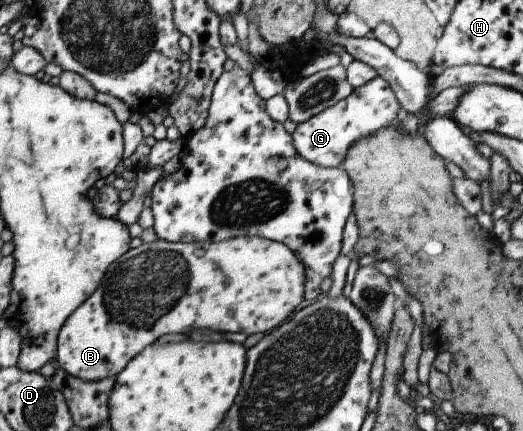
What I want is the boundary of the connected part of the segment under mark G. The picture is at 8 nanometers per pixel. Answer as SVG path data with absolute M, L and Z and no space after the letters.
M376 76L370 82L354 87L346 98L297 124L291 133L291 142L294 150L310 164L336 168L356 141L392 125L401 115L401 106L390 85Z

